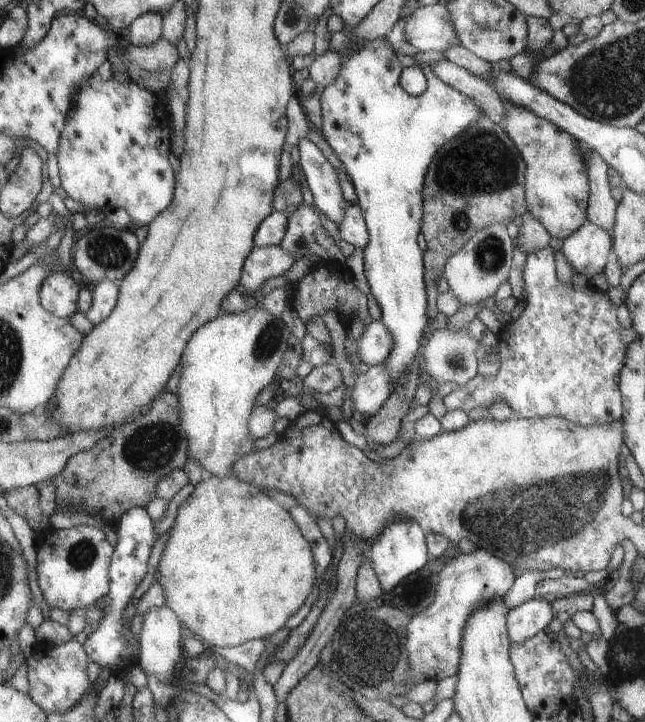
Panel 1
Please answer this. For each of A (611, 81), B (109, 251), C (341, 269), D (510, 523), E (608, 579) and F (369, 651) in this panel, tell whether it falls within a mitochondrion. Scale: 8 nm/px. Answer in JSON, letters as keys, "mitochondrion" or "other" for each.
{"A":"mitochondrion","B":"mitochondrion","C":"other","D":"mitochondrion","E":"other","F":"mitochondrion"}

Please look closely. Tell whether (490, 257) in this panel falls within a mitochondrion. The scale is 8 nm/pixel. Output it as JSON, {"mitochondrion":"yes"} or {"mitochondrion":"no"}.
{"mitochondrion":"yes"}

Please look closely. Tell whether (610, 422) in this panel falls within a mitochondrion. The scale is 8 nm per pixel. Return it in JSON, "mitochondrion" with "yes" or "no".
{"mitochondrion":"no"}

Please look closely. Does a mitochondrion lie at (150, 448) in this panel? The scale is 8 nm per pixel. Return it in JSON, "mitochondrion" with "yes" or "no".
{"mitochondrion":"yes"}

